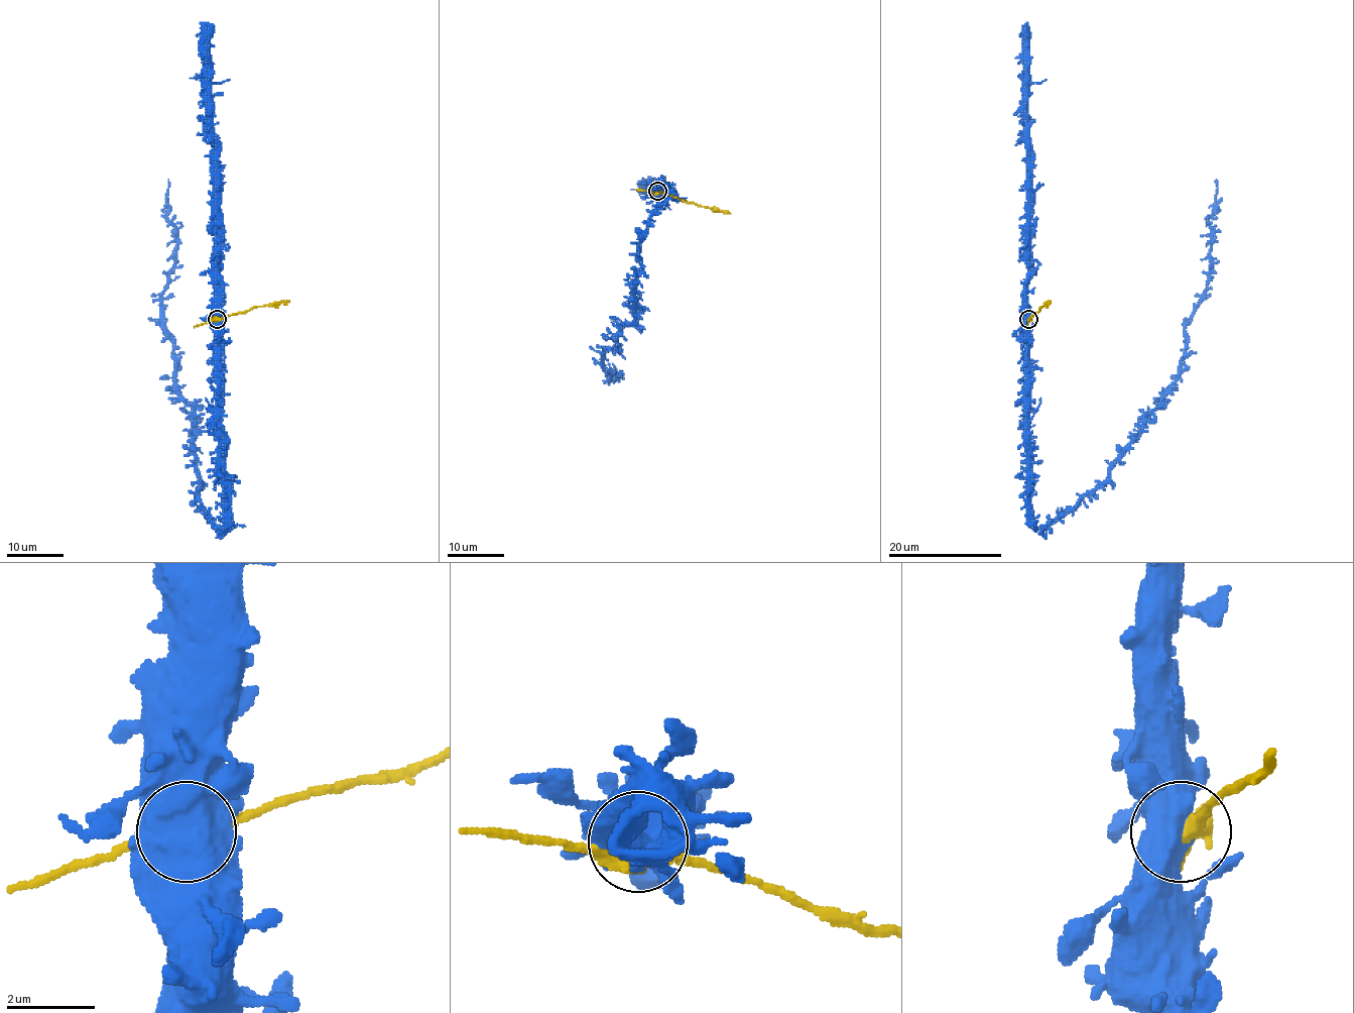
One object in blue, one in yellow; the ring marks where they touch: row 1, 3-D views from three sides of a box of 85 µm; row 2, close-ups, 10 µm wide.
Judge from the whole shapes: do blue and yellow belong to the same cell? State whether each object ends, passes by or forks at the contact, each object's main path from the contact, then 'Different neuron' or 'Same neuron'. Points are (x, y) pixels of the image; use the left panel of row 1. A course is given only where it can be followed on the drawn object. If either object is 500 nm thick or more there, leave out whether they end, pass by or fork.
Course of blue: (217, 319), (224, 528), (198, 495), (194, 409), (175, 378), (165, 323), (176, 243), (168, 179). Course of yellow: (217, 319), (289, 301). Different neuron

